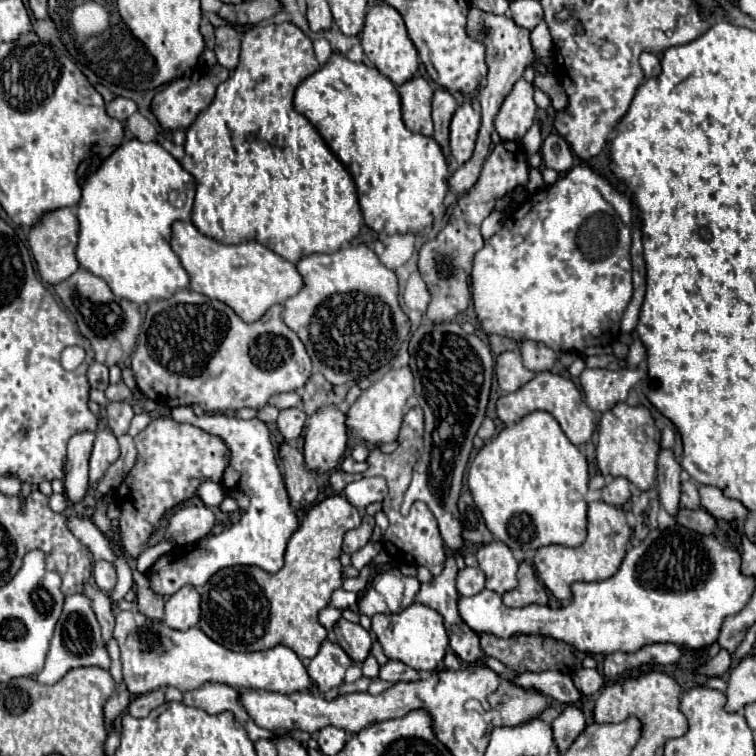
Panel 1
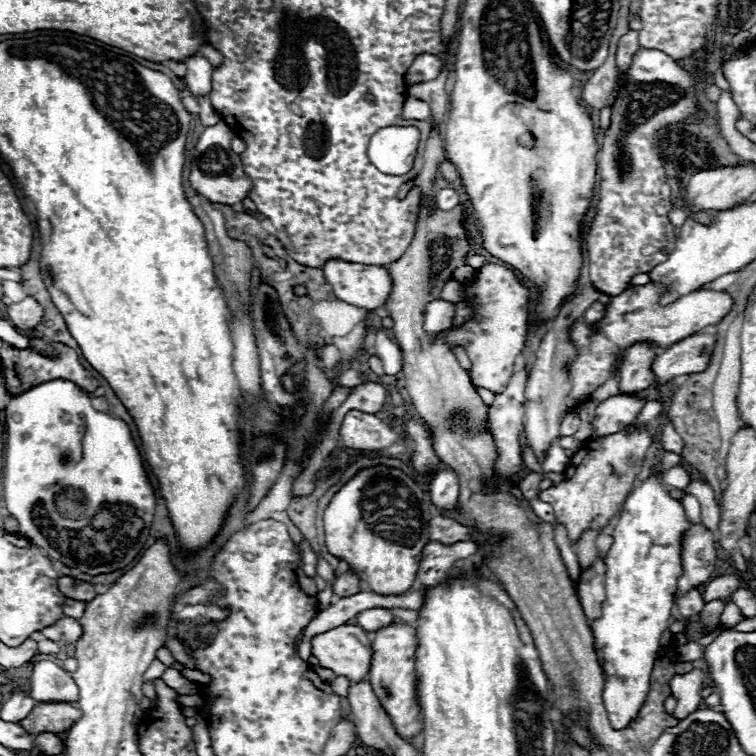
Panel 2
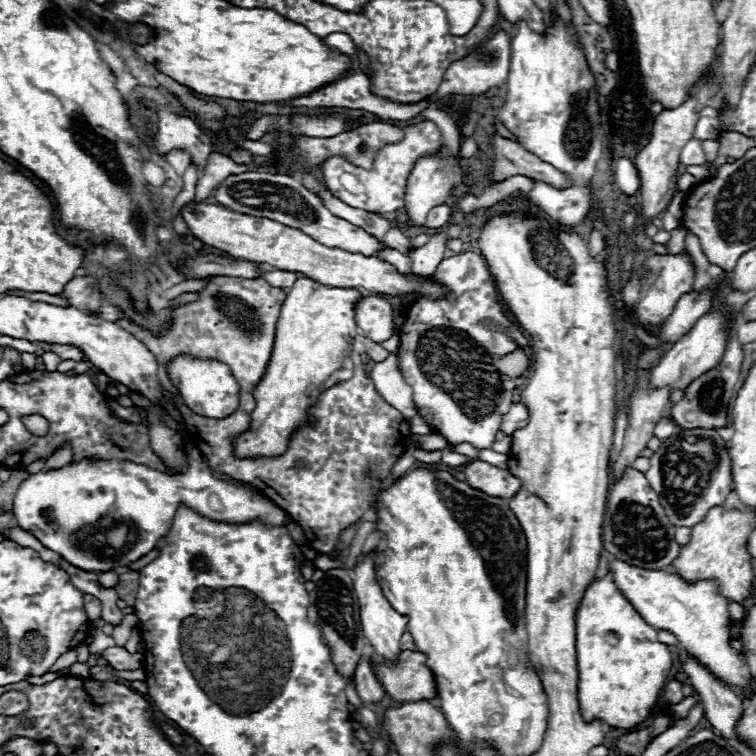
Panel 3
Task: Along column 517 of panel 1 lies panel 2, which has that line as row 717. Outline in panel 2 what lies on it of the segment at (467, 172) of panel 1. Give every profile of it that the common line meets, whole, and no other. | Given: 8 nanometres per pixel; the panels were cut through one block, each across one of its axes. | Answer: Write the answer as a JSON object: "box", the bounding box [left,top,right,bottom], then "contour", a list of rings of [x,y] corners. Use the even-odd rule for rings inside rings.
{"box":[20,702,82,736],"contour":[[[46,702],[36,704],[30,714],[20,722],[20,726],[30,734],[38,736],[42,732],[62,734],[82,718],[82,710],[68,702]]]}

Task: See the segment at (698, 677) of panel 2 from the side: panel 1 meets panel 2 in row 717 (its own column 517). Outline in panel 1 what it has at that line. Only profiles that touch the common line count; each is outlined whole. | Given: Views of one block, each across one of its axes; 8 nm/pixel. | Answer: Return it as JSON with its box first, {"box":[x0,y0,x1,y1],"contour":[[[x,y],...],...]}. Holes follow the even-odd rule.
{"box":[508,672,582,704],"contour":[[[524,672],[524,674],[516,674],[508,680],[514,686],[526,688],[526,690],[536,690],[536,692],[552,696],[564,704],[574,704],[582,698],[582,694],[574,688],[572,678],[562,672],[540,672],[540,674]]]}

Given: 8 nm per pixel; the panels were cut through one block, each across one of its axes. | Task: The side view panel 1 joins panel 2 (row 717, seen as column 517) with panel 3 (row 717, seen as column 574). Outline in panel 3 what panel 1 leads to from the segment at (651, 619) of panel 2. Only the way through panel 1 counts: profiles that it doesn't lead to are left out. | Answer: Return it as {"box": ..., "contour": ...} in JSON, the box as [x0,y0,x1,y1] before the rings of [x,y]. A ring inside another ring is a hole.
{"box":[576,574,672,730],"contour":[[[606,574],[604,578],[592,582],[580,602],[580,608],[576,612],[576,658],[578,704],[582,718],[586,722],[600,720],[612,728],[622,730],[632,730],[650,716],[672,664],[670,650],[666,644],[658,642],[656,628],[646,624],[642,616],[634,610],[634,606],[620,594],[616,584],[612,582],[612,574]]]}

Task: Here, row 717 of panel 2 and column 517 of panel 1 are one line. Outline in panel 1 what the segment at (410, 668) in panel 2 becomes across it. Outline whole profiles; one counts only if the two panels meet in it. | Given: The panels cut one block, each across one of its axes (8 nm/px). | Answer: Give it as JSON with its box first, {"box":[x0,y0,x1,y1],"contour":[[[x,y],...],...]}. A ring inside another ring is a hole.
{"box":[496,372,596,444],"contour":[[[542,372],[536,374],[530,382],[526,382],[524,386],[520,386],[516,392],[504,394],[496,400],[496,414],[504,424],[514,424],[518,422],[522,416],[534,412],[534,410],[544,410],[550,412],[560,428],[564,430],[564,434],[568,436],[568,440],[572,444],[584,444],[592,438],[594,430],[596,430],[596,420],[594,420],[594,412],[586,406],[586,402],[580,396],[580,390],[576,388],[576,384],[570,378],[564,378],[560,374],[552,374],[552,372]]]}

